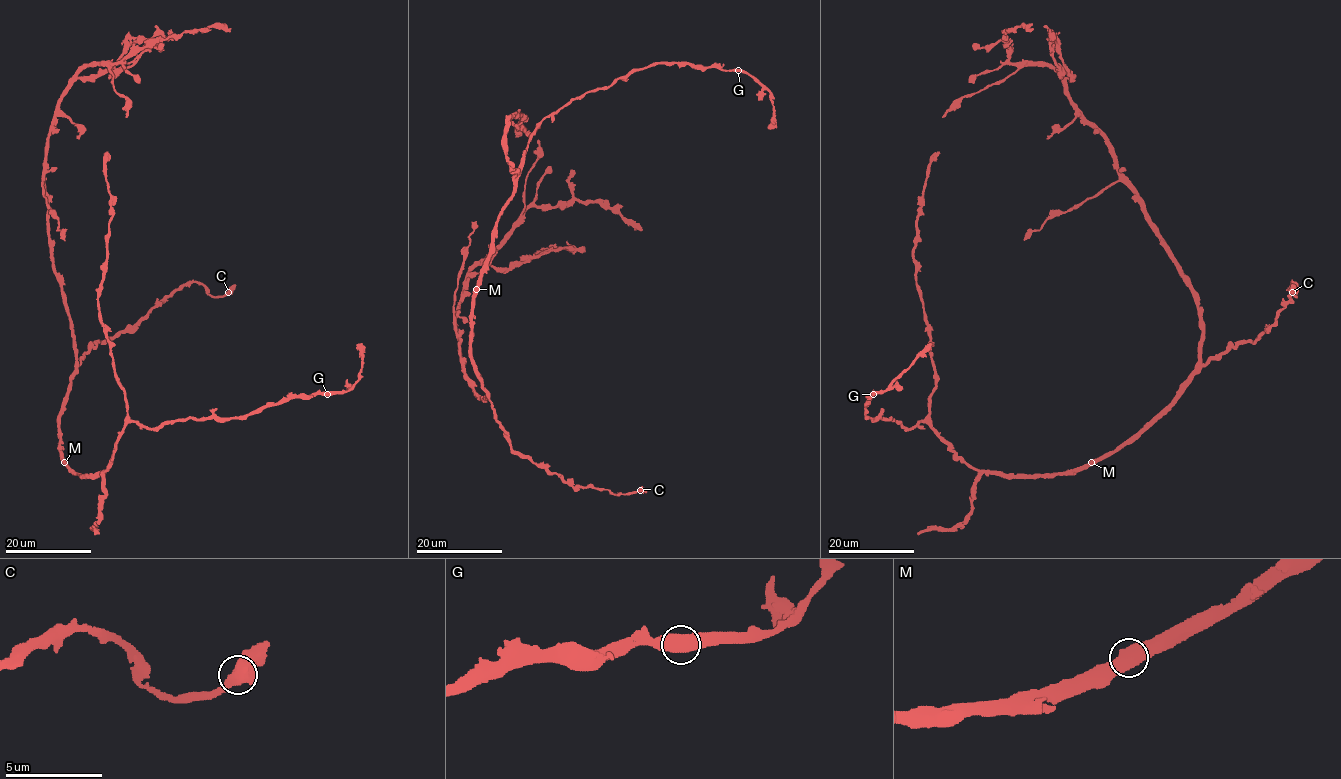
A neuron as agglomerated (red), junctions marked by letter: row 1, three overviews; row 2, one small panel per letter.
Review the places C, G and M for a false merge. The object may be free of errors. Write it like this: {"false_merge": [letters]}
{"false_merge": []}

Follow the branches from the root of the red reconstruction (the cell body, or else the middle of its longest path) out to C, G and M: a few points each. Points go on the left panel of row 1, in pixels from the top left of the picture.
C: (62, 411), (69, 379), (92, 347), (130, 330), (185, 285), (199, 282), (215, 297), (229, 291)
G: (62, 411), (62, 459), (80, 475), (97, 475), (128, 423), (156, 428), (187, 418), (238, 418), (327, 394)
M: (62, 411), (60, 452), (64, 463)

